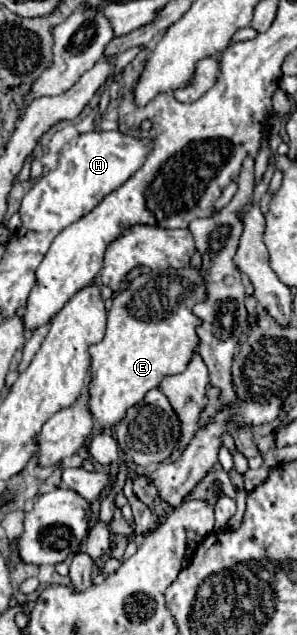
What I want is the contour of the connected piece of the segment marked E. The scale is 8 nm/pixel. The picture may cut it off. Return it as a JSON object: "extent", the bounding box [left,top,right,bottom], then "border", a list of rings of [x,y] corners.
{"extent":[88,266,206,426],"border":[[[194,266],[184,268],[164,268],[164,270],[144,270],[140,276],[136,276],[130,282],[130,288],[116,294],[112,300],[112,308],[108,312],[108,324],[106,334],[102,342],[90,346],[92,356],[92,380],[88,386],[90,392],[90,412],[94,414],[94,420],[102,426],[118,424],[126,410],[134,404],[138,404],[148,390],[158,388],[162,378],[174,376],[184,372],[188,366],[188,360],[196,354],[196,344],[200,344],[200,338],[196,336],[196,328],[200,326],[200,318],[192,312],[194,304],[206,300],[206,284],[202,280],[202,270]]]}

